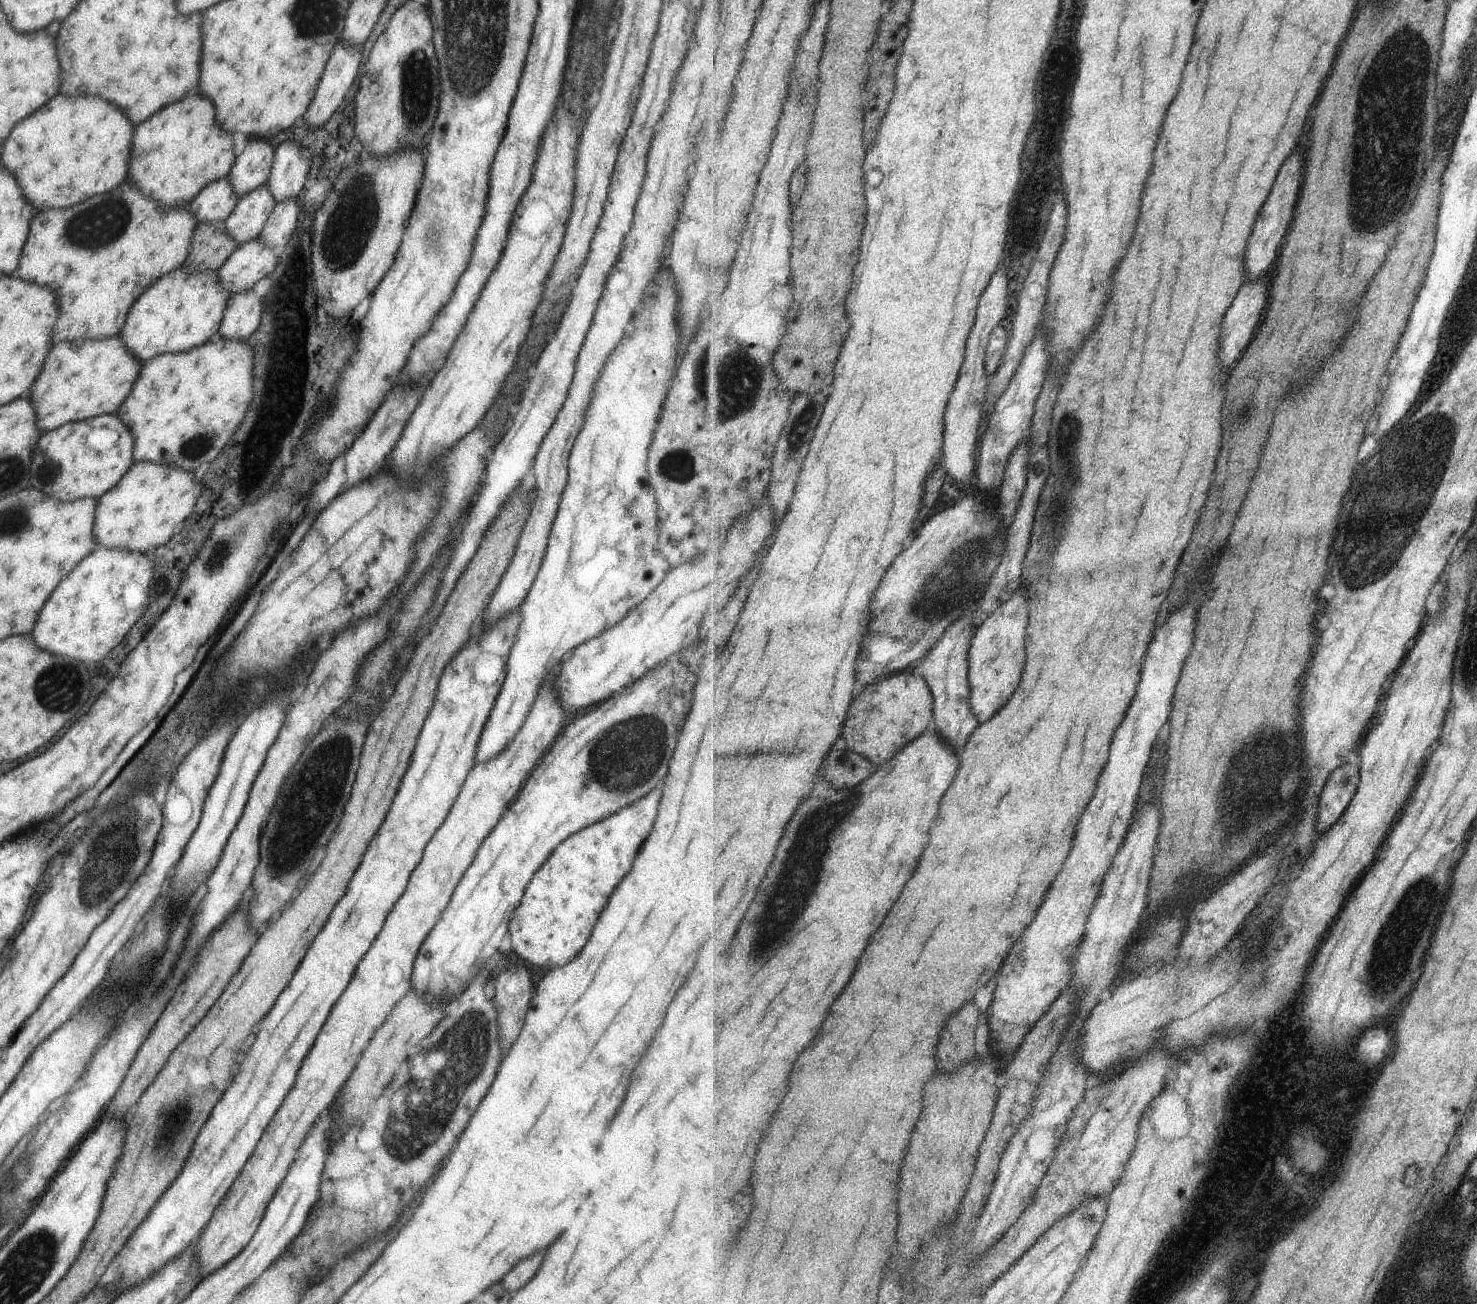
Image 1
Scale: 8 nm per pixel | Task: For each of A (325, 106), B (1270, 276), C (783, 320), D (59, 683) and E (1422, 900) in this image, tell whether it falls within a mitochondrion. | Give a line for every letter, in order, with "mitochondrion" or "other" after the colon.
A: other
B: other
C: other
D: mitochondrion
E: mitochondrion

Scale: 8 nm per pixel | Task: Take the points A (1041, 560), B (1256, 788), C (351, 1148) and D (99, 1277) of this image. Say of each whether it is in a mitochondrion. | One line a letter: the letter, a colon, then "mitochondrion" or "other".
A: mitochondrion
B: mitochondrion
C: other
D: other

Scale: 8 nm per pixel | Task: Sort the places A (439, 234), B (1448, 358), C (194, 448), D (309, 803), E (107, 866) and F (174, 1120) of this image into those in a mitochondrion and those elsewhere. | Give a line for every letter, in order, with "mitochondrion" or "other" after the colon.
A: mitochondrion
B: other
C: mitochondrion
D: mitochondrion
E: mitochondrion
F: mitochondrion

